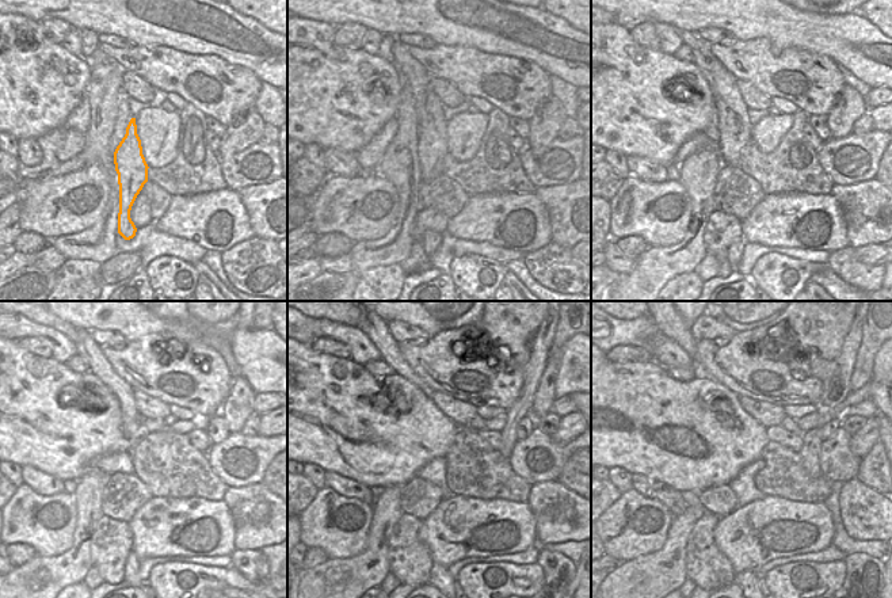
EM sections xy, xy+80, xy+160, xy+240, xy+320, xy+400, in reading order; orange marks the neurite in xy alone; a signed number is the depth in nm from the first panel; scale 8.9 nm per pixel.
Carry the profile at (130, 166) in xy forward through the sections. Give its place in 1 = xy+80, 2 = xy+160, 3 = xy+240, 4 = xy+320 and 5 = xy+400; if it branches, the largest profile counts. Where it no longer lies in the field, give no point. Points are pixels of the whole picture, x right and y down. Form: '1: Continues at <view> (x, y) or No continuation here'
1: Continues at xy+80 (431, 147)
2: Continues at xy+160 (734, 132)
3: Continues at xy+240 (132, 429)
4: Continues at xy+320 (376, 328)
5: Continues at xy+400 (675, 328).

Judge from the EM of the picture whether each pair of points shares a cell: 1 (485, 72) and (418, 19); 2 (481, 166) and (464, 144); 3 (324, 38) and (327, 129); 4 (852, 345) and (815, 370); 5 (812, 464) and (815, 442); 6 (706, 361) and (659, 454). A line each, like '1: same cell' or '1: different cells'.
1: different cells
2: different cells
3: same cell
4: same cell
5: same cell
6: different cells

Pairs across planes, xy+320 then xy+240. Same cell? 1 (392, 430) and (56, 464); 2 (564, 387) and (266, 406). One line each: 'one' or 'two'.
1: one
2: two

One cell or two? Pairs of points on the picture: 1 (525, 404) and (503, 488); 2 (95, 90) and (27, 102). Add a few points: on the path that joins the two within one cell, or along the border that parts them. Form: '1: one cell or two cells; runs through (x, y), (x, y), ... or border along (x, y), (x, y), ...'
1: two cells; border along (498, 450), (509, 460)
2: two cells; border along (91, 69), (91, 77), (84, 92)

